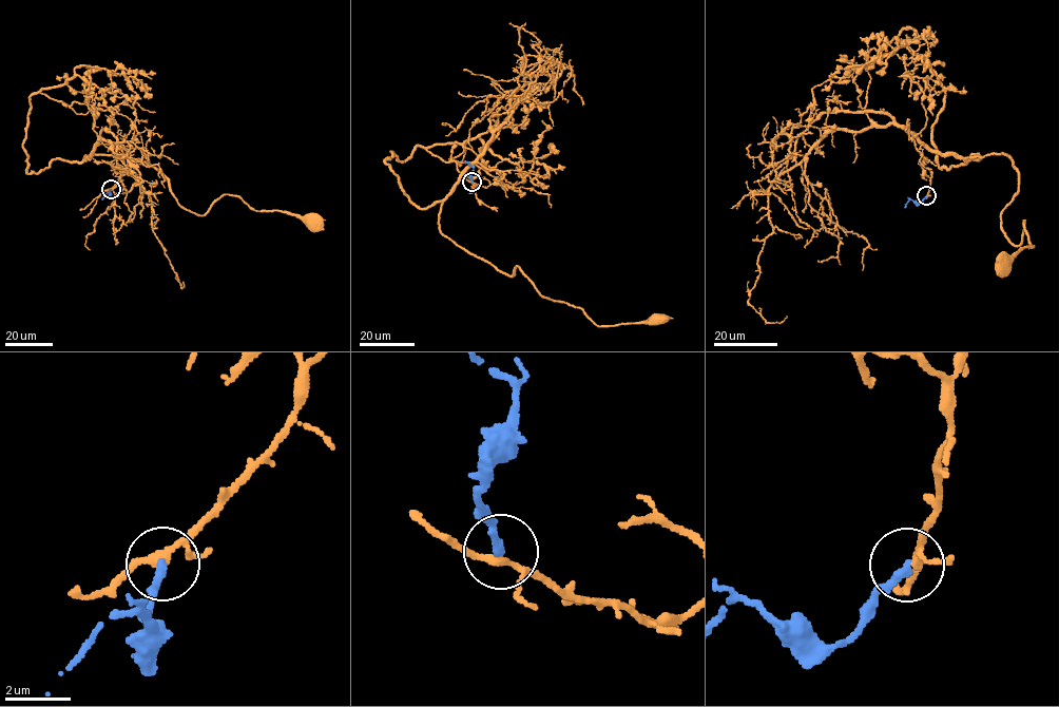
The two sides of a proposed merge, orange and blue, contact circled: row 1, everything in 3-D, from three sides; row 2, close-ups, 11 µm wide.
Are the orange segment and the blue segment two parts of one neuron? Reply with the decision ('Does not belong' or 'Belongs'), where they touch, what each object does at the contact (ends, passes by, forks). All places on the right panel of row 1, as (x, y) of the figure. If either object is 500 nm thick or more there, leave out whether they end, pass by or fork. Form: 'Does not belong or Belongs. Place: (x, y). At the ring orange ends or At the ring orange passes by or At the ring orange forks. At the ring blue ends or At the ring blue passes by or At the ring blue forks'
Does not belong. Place: (926, 195). At the ring orange forks. At the ring blue ends

